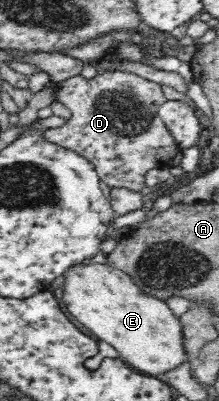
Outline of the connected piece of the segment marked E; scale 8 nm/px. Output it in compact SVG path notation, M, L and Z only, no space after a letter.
M107 264L75 265L65 275L63 304L69 309L68 312L95 336L114 346L128 366L141 373L156 376L174 372L189 363L182 319L175 316L175 312L169 308L165 300L147 294L147 291L141 290L128 274Z

